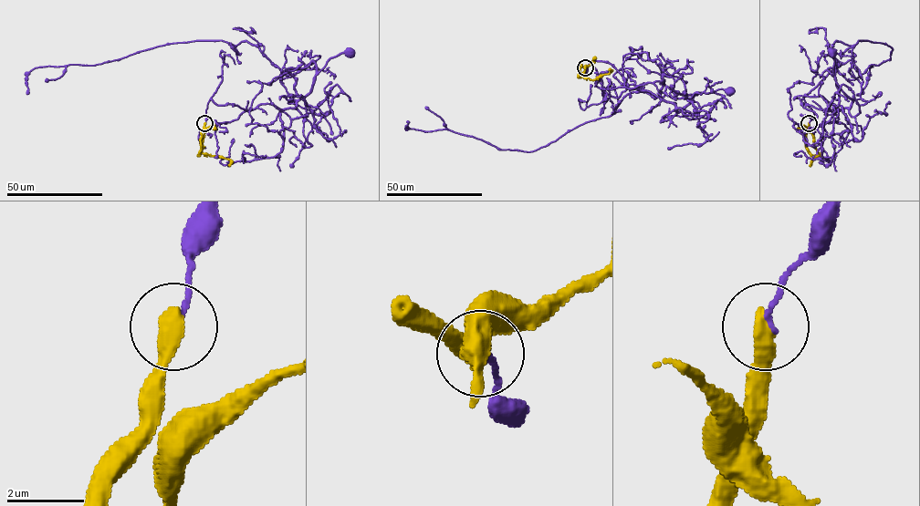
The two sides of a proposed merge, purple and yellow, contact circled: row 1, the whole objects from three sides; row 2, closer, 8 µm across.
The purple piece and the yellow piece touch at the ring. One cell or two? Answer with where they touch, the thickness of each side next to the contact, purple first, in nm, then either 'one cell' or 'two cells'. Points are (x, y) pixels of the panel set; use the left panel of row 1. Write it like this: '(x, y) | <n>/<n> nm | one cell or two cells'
(204, 123) | 90/550 nm | two cells

